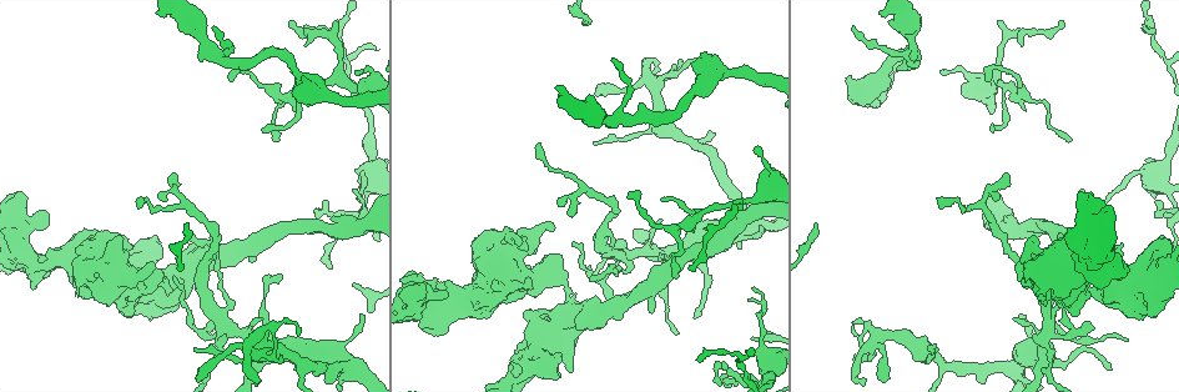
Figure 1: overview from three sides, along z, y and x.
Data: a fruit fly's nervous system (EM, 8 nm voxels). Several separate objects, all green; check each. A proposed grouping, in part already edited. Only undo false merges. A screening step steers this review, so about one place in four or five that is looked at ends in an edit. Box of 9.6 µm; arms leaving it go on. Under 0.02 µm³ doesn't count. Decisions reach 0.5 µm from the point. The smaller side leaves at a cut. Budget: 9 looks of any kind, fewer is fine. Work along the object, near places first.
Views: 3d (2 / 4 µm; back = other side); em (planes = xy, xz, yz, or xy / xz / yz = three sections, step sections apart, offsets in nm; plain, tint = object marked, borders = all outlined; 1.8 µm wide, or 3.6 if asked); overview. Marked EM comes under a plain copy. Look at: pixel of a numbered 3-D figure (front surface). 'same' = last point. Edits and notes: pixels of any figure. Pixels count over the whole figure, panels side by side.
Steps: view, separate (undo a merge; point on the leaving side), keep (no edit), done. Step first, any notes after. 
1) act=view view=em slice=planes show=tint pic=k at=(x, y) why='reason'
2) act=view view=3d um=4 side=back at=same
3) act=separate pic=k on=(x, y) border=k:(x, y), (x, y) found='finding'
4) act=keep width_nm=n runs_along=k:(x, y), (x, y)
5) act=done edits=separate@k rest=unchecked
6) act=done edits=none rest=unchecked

act=view view=em um=3.6 slice=planes show=tint pic=1 at=(1146, 281) why='thick turns thin'

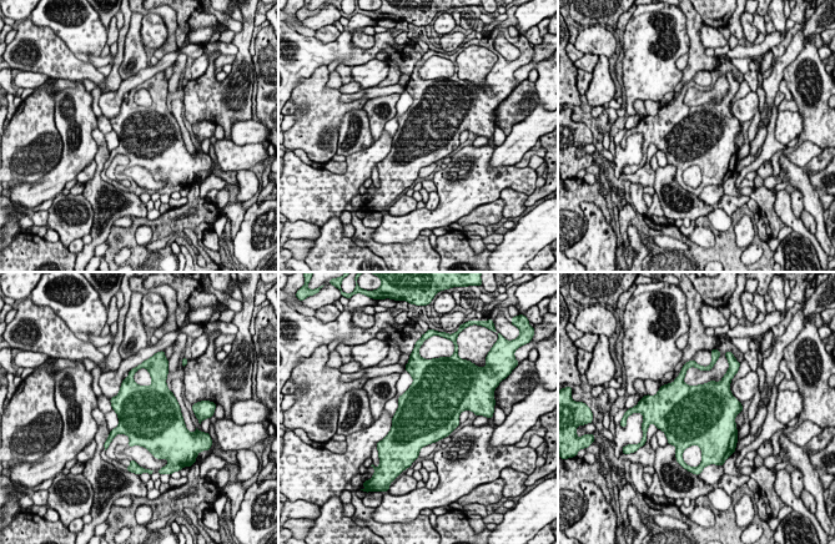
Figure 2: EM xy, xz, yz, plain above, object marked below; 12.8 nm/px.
act=keep found='one neuron here'

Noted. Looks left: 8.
act=view view=3d um=2 pic=1 at=(606, 308) why='a fork'

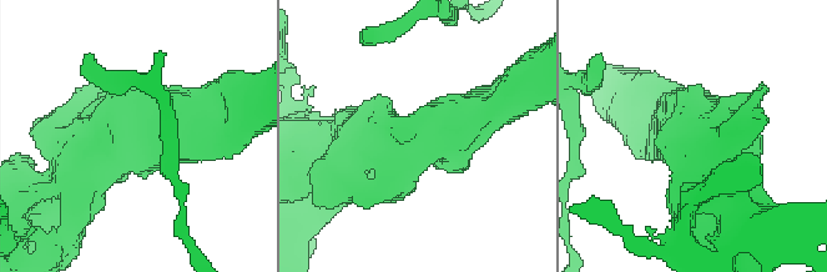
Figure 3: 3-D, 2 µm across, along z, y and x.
act=view view=em slice=planes show=tint pic=3 at=(698, 133)

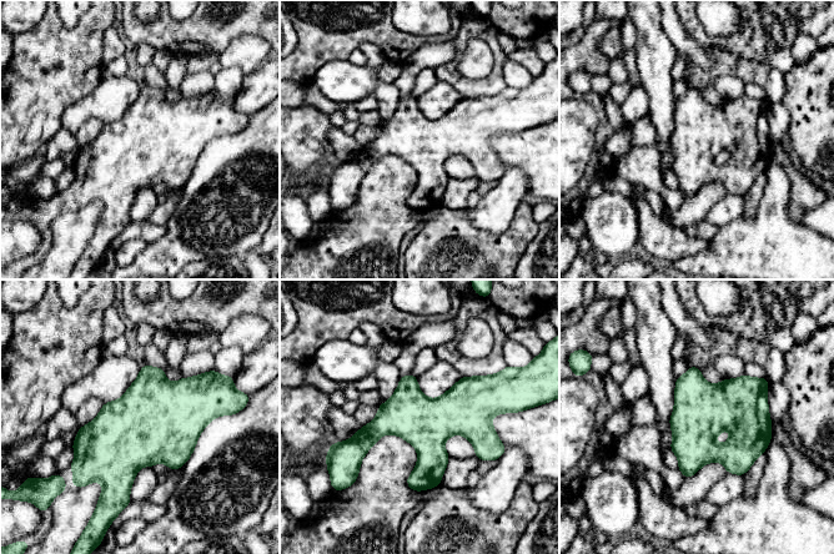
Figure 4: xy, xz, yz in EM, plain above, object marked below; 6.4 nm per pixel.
act=keep runs_along=4:(493, 406), (391, 418), (350, 446) found='one neuron here'

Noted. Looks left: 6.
act=view view=em um=3.6 slice=xz step=4 show=tint pic=1 at=(510, 272) why='sudden change in width'

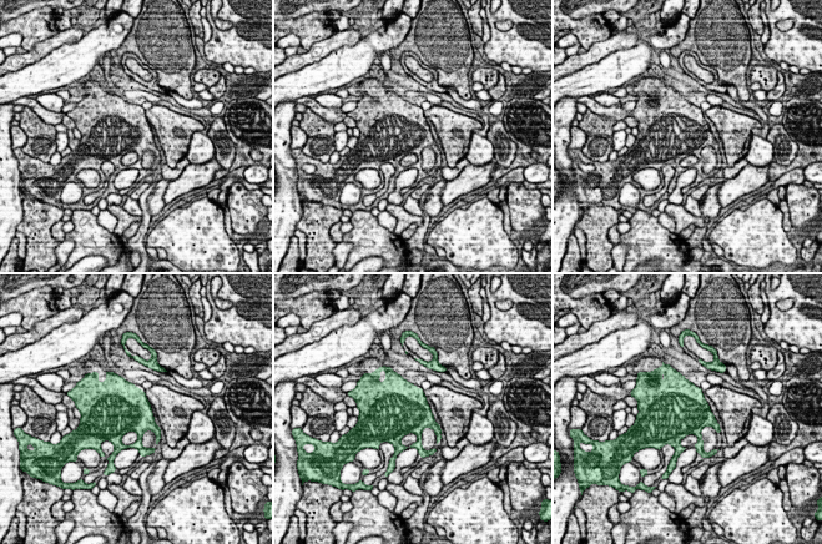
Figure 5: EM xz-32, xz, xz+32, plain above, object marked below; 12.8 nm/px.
act=keep found='continuous, no second neuron'

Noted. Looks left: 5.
act=view view=3d um=2 pic=1 at=(1019, 96) why='abrupt turn'

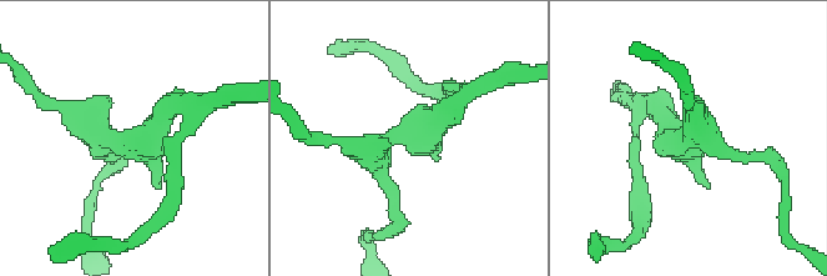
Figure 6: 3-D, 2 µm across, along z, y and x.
act=view view=em slice=xy step=16 show=tint pic=6 at=(136, 139)

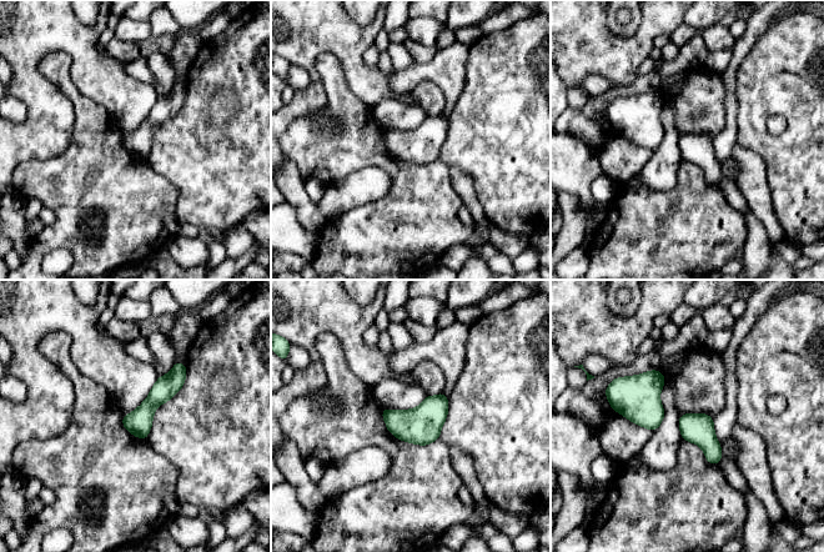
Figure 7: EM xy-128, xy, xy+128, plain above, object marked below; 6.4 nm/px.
act=view view=em slice=planes show=tint at=same

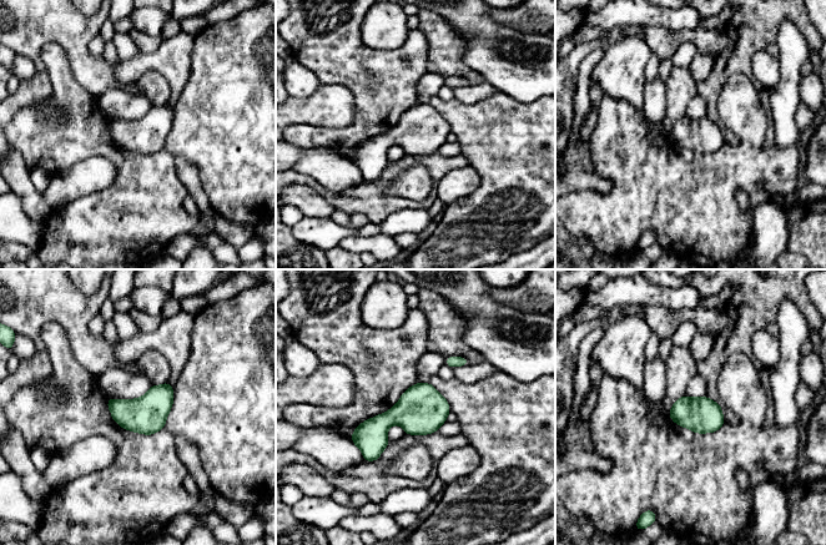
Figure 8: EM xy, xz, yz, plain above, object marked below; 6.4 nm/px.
act=keep found='continuous, no second neuron'

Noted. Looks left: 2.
act=done edits=none rest=unchecked

